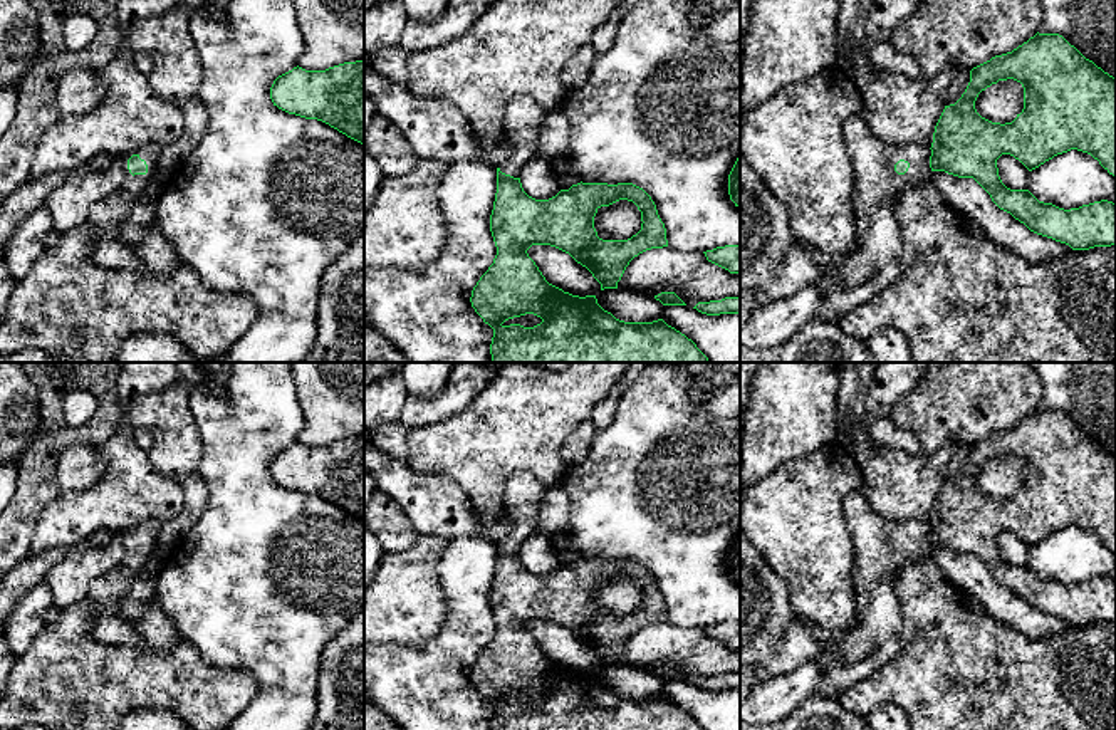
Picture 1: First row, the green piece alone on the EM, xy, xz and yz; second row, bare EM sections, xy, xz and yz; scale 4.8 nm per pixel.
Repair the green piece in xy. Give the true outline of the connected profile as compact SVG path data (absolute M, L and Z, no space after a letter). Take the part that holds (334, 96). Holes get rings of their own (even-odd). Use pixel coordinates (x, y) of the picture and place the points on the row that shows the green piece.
M364 60L326 70L294 67L270 87L279 109L317 119L364 146Z

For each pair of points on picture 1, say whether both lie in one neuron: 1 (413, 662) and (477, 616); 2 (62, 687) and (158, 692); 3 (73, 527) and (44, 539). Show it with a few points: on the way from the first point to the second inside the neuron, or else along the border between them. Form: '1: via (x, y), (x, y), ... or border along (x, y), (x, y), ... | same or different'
1: via (430, 662), (462, 633) | same
2: via (86, 687), (135, 687) | same
3: via (66, 527), (56, 527), (51, 532) | same

